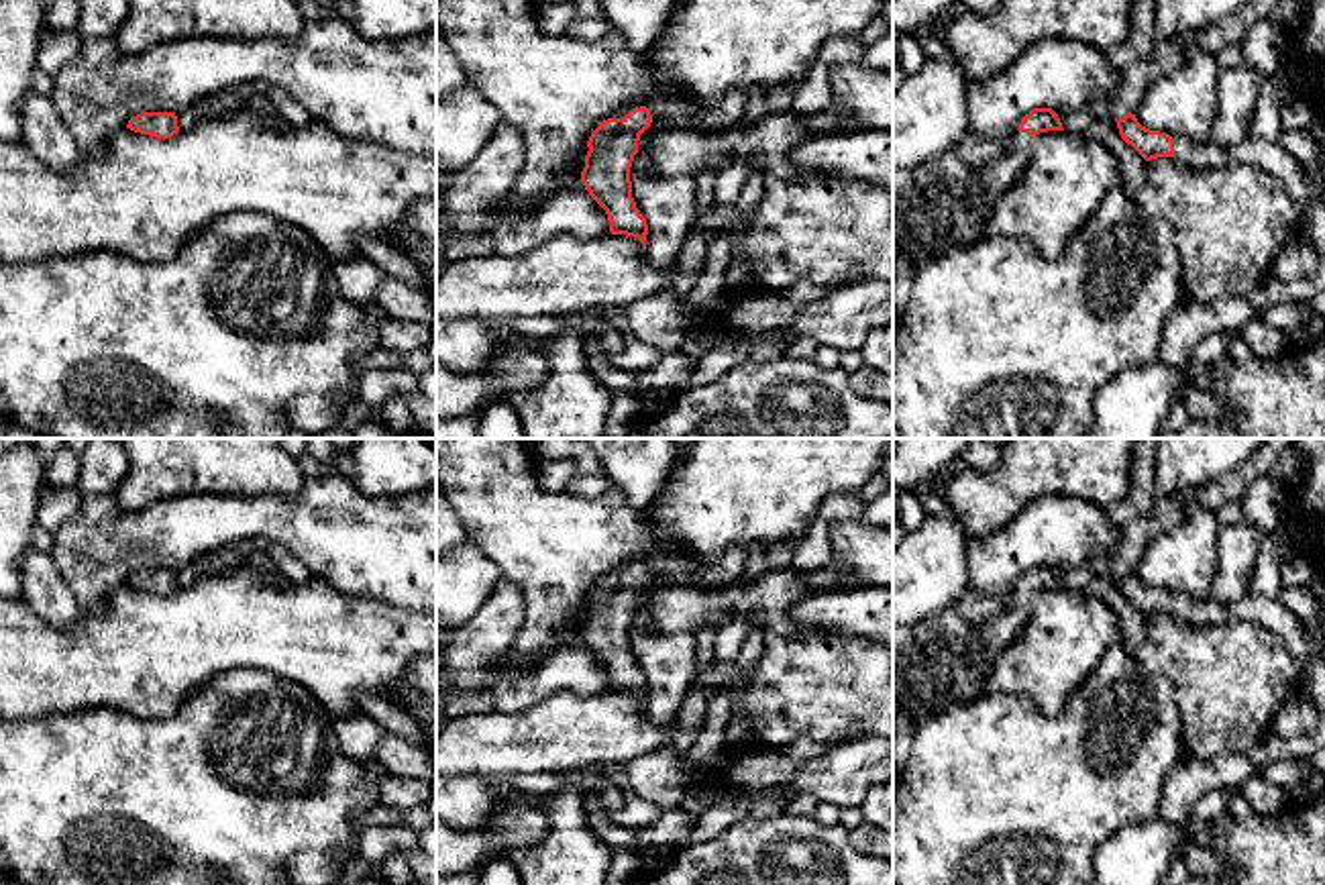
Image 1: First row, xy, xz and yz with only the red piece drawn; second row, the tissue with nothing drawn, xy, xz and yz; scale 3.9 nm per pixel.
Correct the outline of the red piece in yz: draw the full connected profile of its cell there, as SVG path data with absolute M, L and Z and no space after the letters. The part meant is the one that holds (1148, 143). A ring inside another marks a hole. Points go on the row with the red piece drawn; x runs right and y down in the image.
M1131 112L1117 120L1117 128L1121 139L1146 161L1176 157L1197 169L1233 163L1256 165L1276 177L1288 194L1307 208L1317 200L1317 188L1309 179L1305 165L1280 143L1248 137L1233 147L1221 147L1215 143L1195 145L1190 141L1172 139L1166 133L1142 126Z

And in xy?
M141 112L128 120L126 128L155 139L171 139L179 133L175 112Z

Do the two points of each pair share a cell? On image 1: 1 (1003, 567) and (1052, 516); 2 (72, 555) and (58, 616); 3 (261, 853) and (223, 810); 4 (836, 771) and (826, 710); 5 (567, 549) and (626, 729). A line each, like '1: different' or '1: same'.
1: same
2: different
3: same
4: different
5: different

